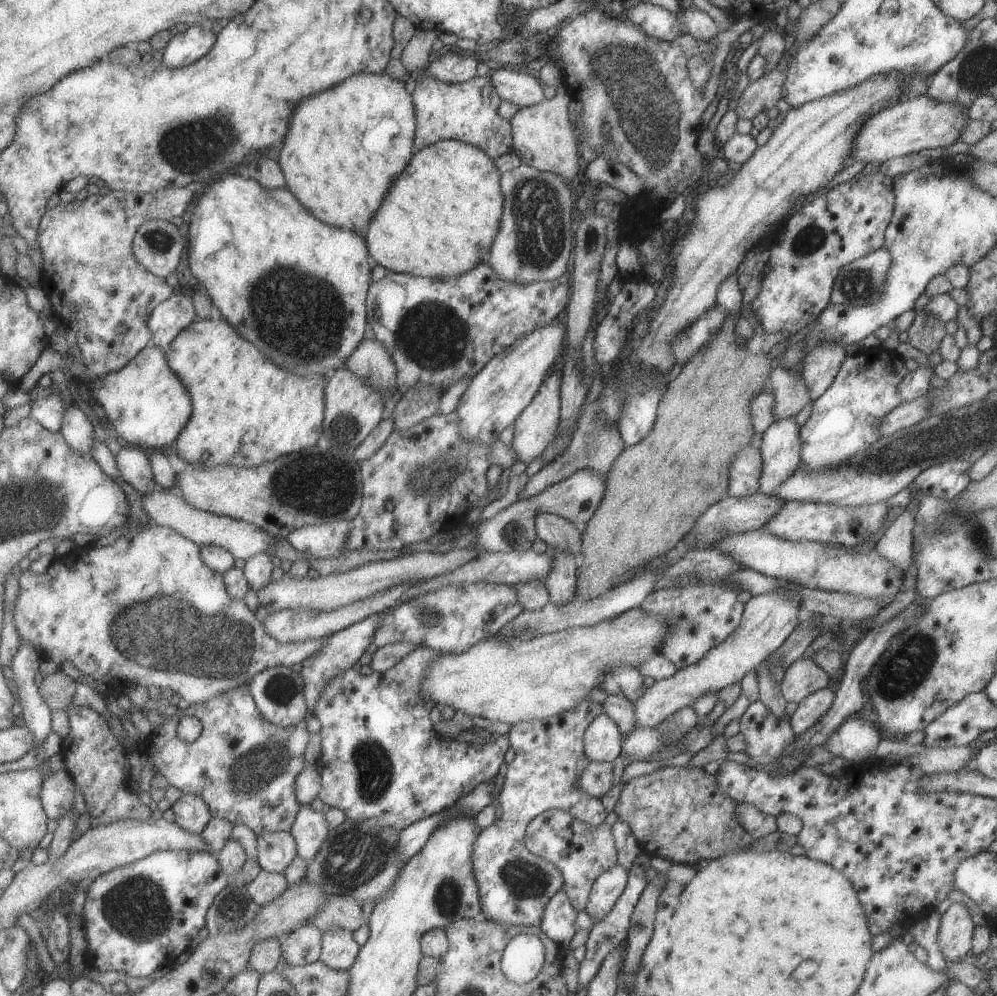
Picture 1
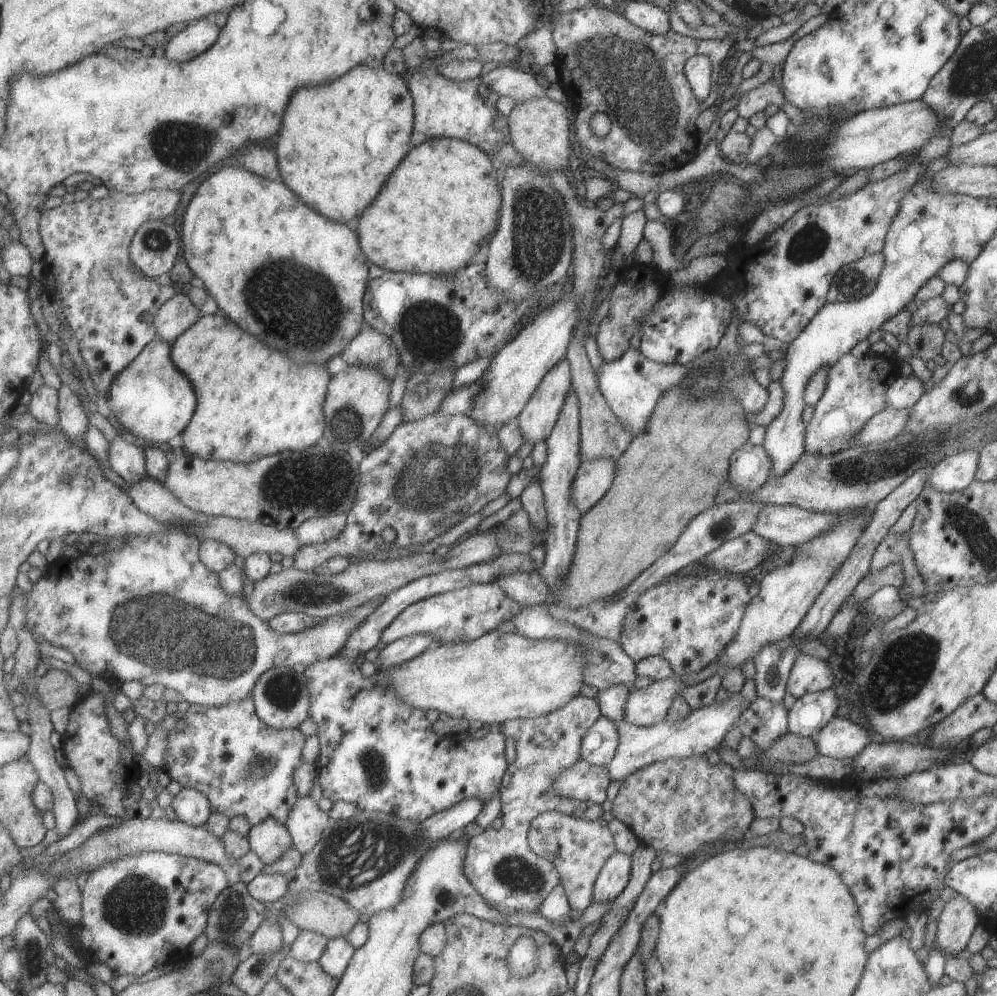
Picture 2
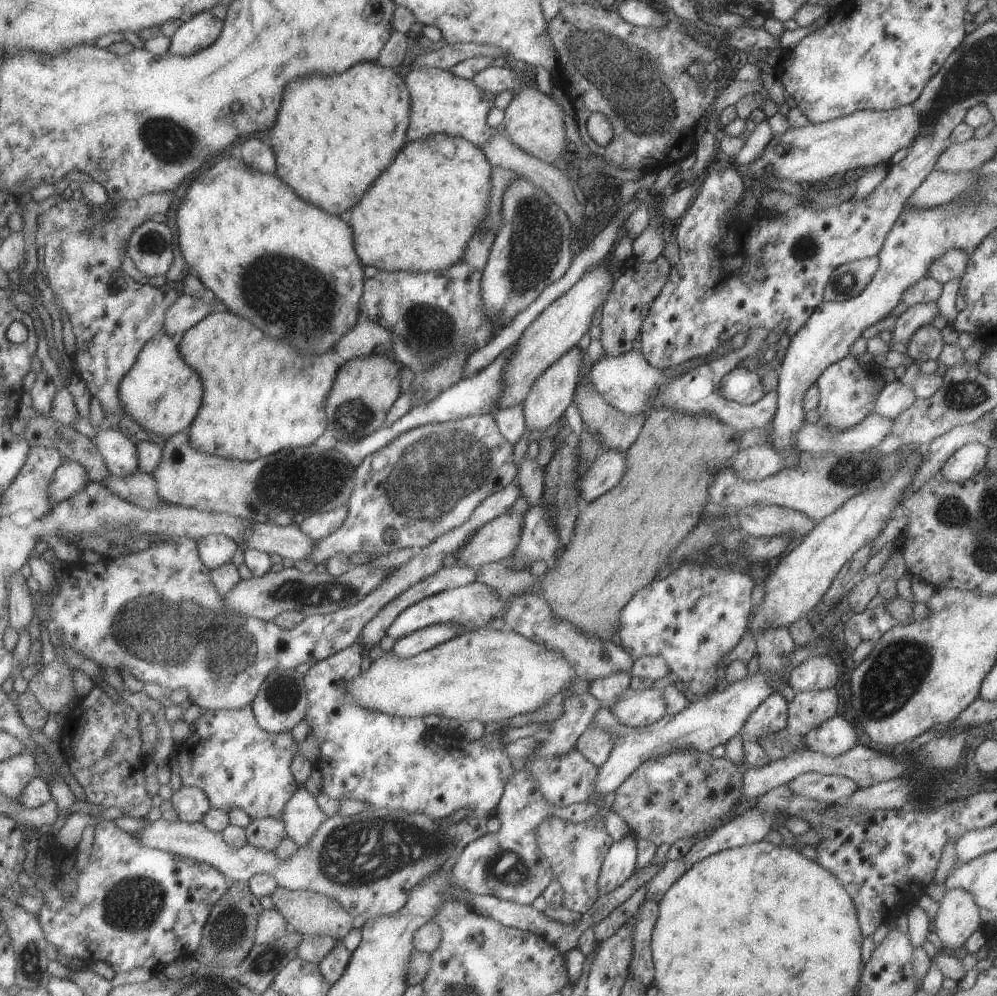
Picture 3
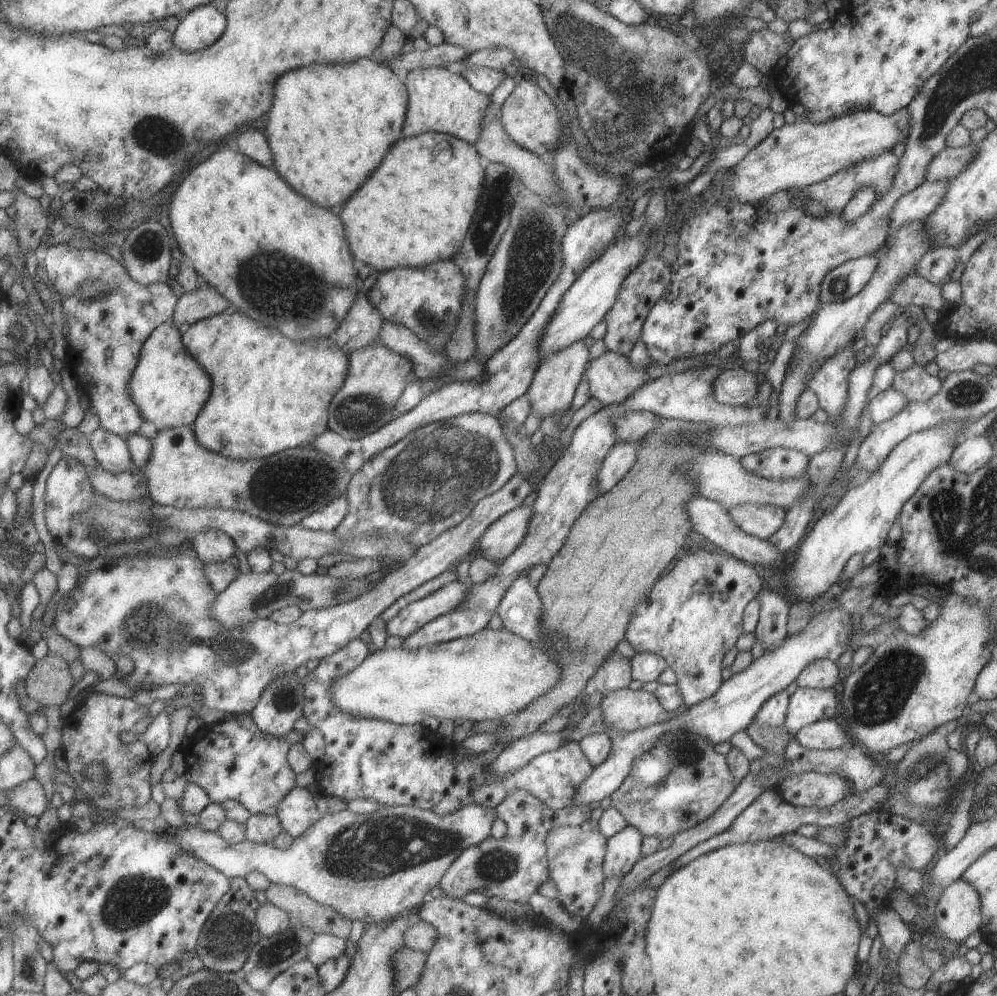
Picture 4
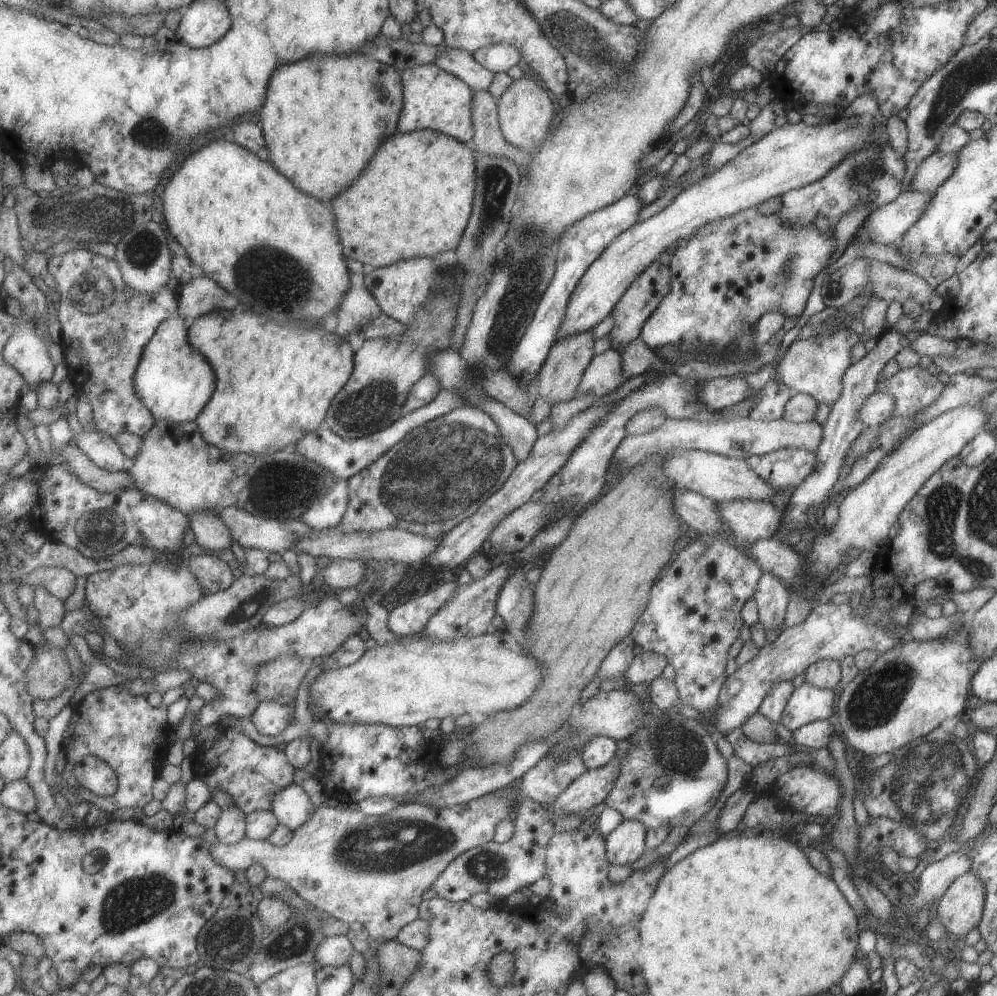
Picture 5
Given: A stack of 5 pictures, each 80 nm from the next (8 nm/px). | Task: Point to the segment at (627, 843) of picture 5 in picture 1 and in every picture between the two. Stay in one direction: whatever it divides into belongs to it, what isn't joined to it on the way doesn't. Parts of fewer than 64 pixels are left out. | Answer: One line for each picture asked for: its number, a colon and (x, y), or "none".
1: (605, 890)
2: (614, 875)
3: (618, 865)
4: (623, 850)

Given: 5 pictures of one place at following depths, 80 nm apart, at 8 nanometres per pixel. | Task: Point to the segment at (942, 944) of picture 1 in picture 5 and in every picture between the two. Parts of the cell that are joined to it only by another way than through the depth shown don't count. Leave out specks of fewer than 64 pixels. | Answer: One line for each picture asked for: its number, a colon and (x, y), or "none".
2: (956, 923)
3: (957, 916)
4: (957, 914)
5: (960, 908)

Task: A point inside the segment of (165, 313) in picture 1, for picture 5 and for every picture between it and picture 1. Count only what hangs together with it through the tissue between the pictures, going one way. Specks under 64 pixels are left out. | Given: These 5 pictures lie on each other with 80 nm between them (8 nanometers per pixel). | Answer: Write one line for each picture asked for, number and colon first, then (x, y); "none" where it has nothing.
2: (178, 315)
3: (187, 311)
4: (193, 306)
5: (202, 295)

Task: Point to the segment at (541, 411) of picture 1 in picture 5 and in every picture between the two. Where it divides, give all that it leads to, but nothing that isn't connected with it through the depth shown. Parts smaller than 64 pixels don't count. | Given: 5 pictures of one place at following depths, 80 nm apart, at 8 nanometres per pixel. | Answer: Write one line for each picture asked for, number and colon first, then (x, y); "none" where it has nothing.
2: (536, 421)
3: (554, 389)
4: (553, 385)
5: (567, 359)

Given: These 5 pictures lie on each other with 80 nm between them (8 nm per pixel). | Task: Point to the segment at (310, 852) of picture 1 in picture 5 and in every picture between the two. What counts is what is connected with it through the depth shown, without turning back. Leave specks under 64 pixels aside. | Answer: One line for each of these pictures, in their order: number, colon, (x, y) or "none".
2: (307, 822)
3: (303, 816)
4: (299, 810)
5: (293, 807)

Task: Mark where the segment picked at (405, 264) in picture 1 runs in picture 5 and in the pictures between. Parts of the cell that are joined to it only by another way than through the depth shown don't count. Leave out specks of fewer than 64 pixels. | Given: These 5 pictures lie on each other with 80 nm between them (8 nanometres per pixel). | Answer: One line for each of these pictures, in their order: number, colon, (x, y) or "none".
2: (442, 206)
3: (425, 209)
4: (418, 208)
5: (417, 199)

